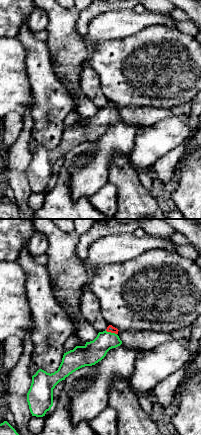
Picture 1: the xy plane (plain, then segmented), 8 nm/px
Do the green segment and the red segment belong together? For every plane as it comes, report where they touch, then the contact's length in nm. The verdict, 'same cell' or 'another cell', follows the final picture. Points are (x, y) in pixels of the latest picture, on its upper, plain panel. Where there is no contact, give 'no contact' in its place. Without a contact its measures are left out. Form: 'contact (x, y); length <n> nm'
contact (111, 109); length 100 nm

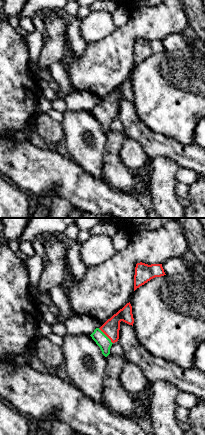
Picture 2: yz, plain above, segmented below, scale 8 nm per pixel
contact (106, 112); length 170 nm

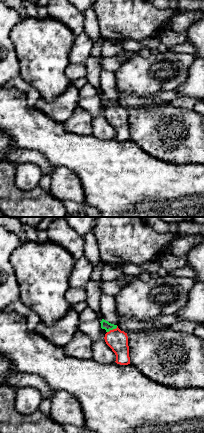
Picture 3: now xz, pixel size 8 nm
contact (112, 105); length 100 nm

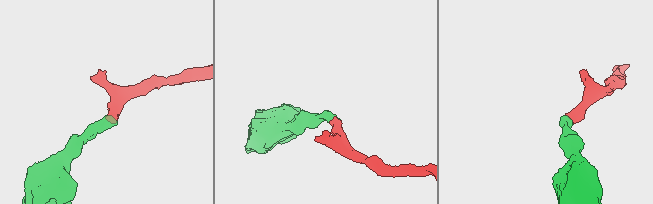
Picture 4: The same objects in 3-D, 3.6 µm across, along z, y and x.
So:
same cell

